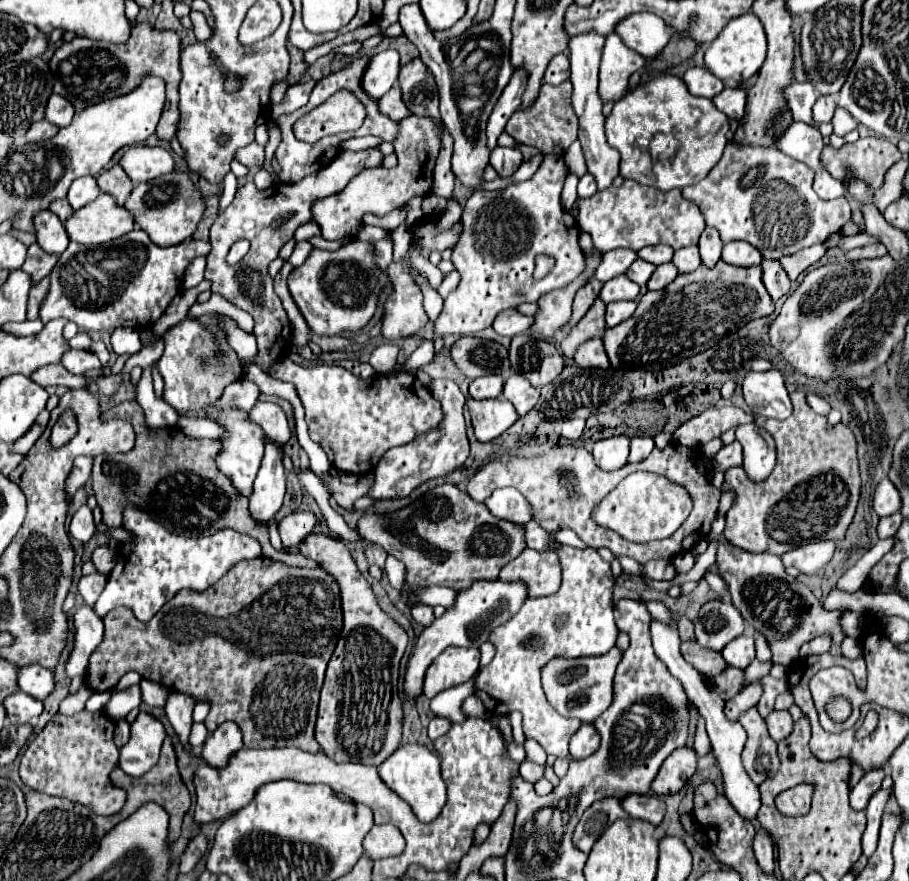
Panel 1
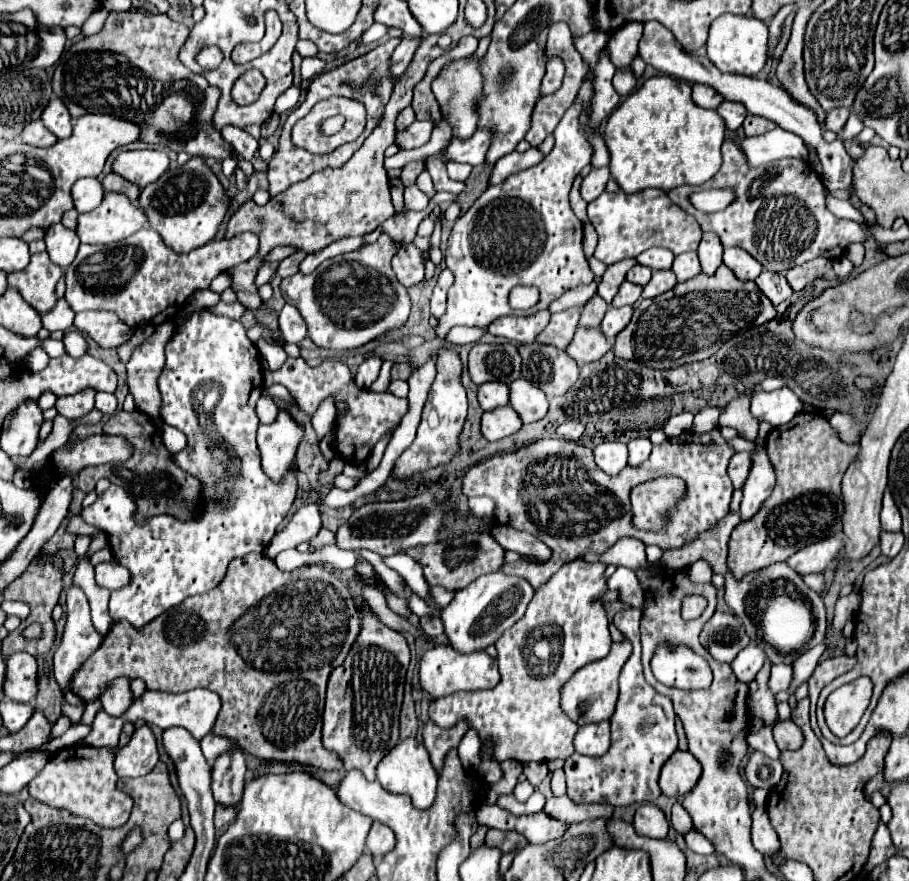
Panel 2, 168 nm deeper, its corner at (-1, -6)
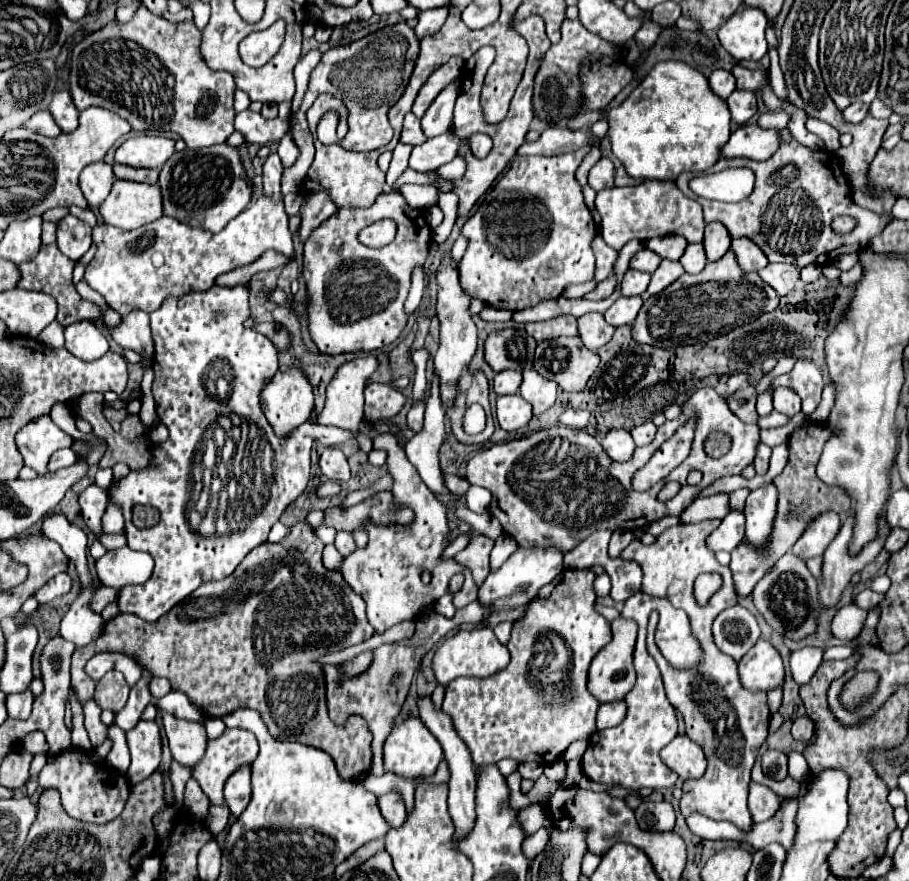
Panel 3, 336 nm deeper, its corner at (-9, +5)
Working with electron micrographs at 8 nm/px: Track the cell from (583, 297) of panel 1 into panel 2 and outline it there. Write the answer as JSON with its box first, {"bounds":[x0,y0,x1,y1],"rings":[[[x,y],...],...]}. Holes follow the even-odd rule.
{"bounds":[536,308,580,350],"rings":[[[570,308],[560,314],[552,314],[550,324],[546,326],[544,332],[538,334],[536,342],[538,344],[552,344],[552,346],[564,350],[574,336],[574,330],[578,326],[578,318],[580,318],[580,308]]]}

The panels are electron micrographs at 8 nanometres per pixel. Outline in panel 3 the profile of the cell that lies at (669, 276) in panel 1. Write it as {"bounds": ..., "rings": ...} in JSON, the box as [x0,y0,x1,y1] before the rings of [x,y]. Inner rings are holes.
{"bounds":[648,259,684,295],"rings":[[[664,259],[664,261],[658,265],[658,269],[652,273],[652,281],[650,281],[650,285],[648,285],[648,293],[650,293],[650,295],[660,293],[660,291],[666,289],[670,283],[674,283],[682,273],[684,273],[684,269],[682,269],[680,261],[668,261],[668,259]]]}

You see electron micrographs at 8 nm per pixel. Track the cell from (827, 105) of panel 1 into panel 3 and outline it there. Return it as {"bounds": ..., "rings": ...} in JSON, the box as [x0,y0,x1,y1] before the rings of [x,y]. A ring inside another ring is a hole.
{"bounds":[842,103,868,123],"rings":[[[854,103],[854,105],[848,105],[844,111],[842,111],[844,119],[848,123],[860,123],[864,117],[868,117],[868,105],[862,105],[862,103]]]}

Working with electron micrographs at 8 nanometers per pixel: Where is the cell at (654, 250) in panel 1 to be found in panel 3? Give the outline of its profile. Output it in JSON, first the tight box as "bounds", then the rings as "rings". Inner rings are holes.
{"bounds":[646,235,686,261],"rings":[[[670,235],[670,237],[654,237],[650,241],[646,241],[646,247],[652,249],[654,253],[658,253],[662,259],[672,259],[678,261],[686,249],[686,239],[678,237],[678,235]]]}

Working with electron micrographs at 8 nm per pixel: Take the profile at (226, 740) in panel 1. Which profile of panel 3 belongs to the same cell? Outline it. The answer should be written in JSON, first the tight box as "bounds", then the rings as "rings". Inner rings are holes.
{"bounds":[224,765,252,817],"rings":[[[242,765],[228,777],[228,781],[224,785],[224,803],[230,807],[232,815],[238,817],[248,807],[250,791],[252,791],[250,767]]]}

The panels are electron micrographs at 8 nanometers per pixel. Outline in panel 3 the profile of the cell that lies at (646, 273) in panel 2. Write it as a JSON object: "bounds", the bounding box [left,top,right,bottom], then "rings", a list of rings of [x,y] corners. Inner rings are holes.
{"bounds":[630,249,662,273],"rings":[[[642,249],[640,253],[636,253],[636,257],[632,257],[630,267],[638,269],[638,271],[644,271],[644,273],[654,273],[658,269],[660,261],[662,261],[662,257],[658,257],[654,251]]]}

